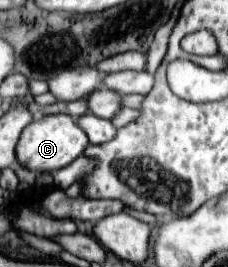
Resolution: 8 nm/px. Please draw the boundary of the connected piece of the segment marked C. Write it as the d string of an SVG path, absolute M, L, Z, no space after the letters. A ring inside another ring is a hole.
M53 114L41 120L33 120L23 130L23 136L17 144L17 162L33 172L55 172L71 164L75 158L79 158L87 146L87 134L83 132L83 128L79 128L75 118L67 114Z

